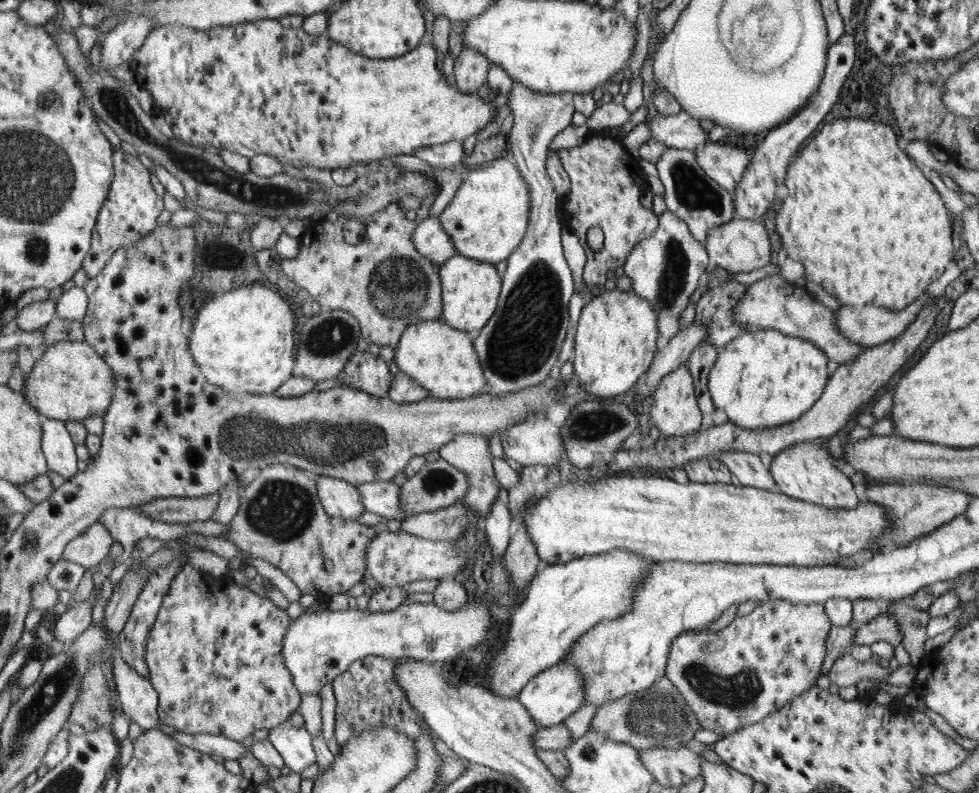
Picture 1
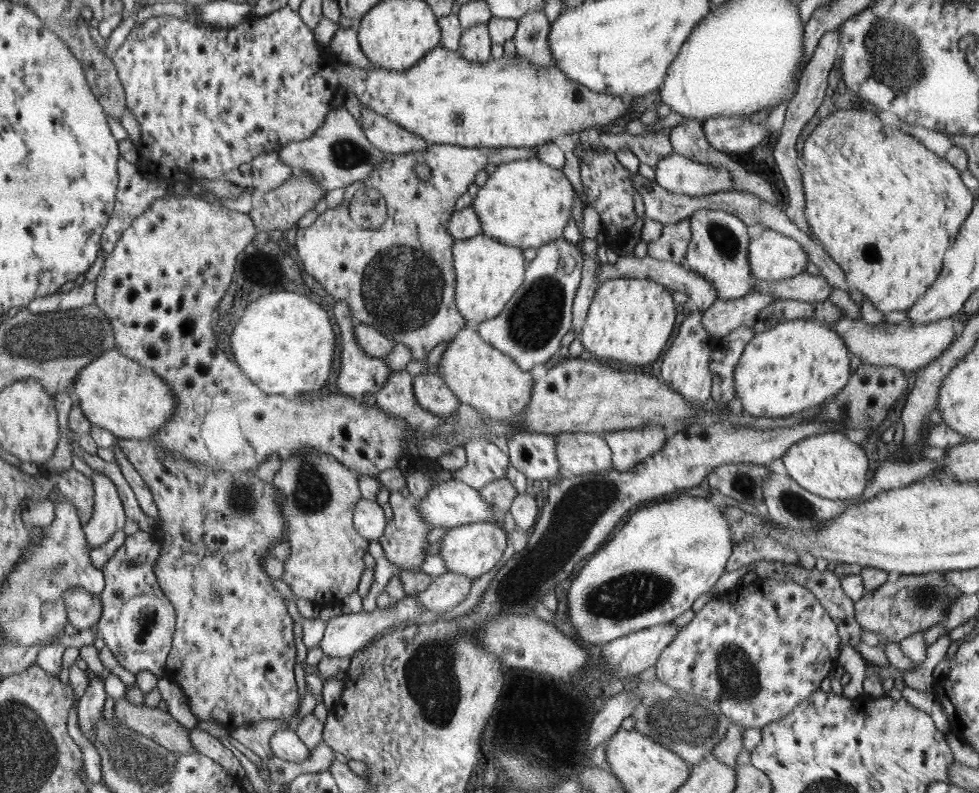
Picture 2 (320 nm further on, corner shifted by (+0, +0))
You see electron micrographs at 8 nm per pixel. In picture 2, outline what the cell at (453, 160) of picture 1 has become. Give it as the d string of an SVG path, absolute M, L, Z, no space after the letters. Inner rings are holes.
M366 105L362 108L362 125L366 138L382 154L398 156L424 152L427 144L417 134L408 132L393 120L374 112Z

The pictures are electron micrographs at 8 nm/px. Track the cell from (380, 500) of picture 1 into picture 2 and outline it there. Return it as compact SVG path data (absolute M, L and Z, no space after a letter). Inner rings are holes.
M450 479L434 485L432 490L429 490L423 500L417 504L417 509L424 520L428 521L433 528L442 526L451 529L467 524L495 522L493 520L493 516L495 516L493 506L479 493L479 490L458 479Z

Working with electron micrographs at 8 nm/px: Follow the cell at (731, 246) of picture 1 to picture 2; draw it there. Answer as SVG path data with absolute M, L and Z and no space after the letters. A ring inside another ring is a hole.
M764 229L758 239L751 240L748 247L748 258L751 273L760 281L778 281L792 278L801 272L805 272L809 258L803 246L793 238L782 235L772 229Z

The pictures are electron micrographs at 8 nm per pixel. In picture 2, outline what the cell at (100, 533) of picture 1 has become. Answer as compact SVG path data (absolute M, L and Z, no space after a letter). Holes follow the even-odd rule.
M93 473L94 506L92 516L83 529L92 548L104 546L117 530L127 521L122 495L110 477L103 473Z

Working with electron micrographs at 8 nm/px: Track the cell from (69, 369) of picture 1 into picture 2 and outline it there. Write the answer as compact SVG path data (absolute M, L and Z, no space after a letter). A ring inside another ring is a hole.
M116 349L102 353L82 369L69 392L80 403L92 427L105 428L116 438L152 438L173 418L177 406L171 386L159 374Z

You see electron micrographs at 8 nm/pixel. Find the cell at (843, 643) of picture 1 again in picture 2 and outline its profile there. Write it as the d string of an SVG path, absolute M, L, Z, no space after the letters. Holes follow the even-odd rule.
M934 571L921 575L898 575L896 580L888 579L875 591L855 602L855 620L861 630L875 633L879 639L892 643L923 633L946 619L951 602L962 593L956 586L944 581L943 572Z

